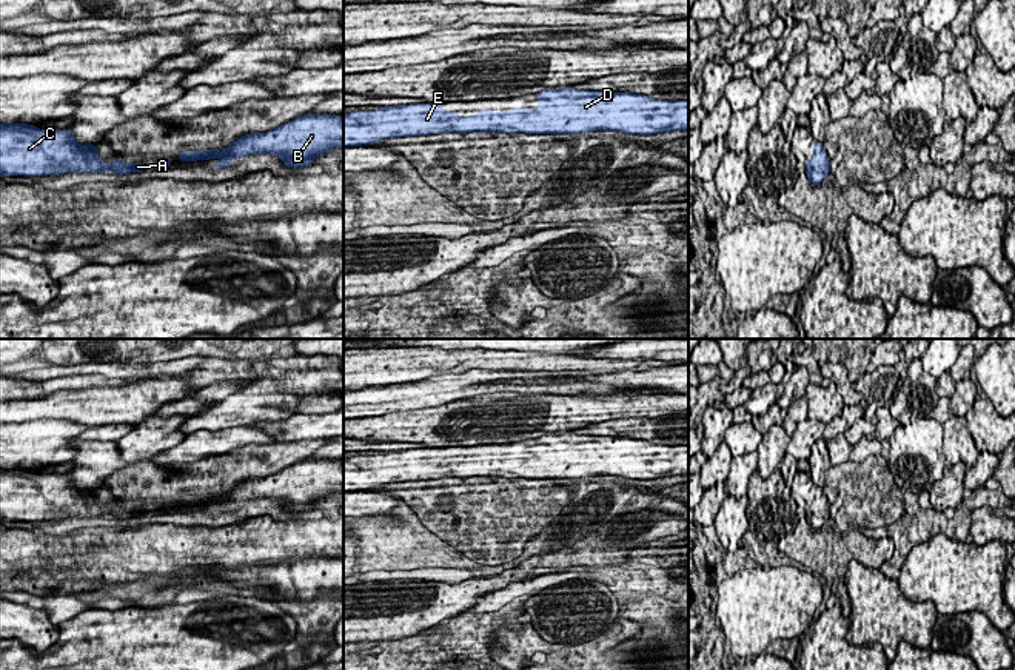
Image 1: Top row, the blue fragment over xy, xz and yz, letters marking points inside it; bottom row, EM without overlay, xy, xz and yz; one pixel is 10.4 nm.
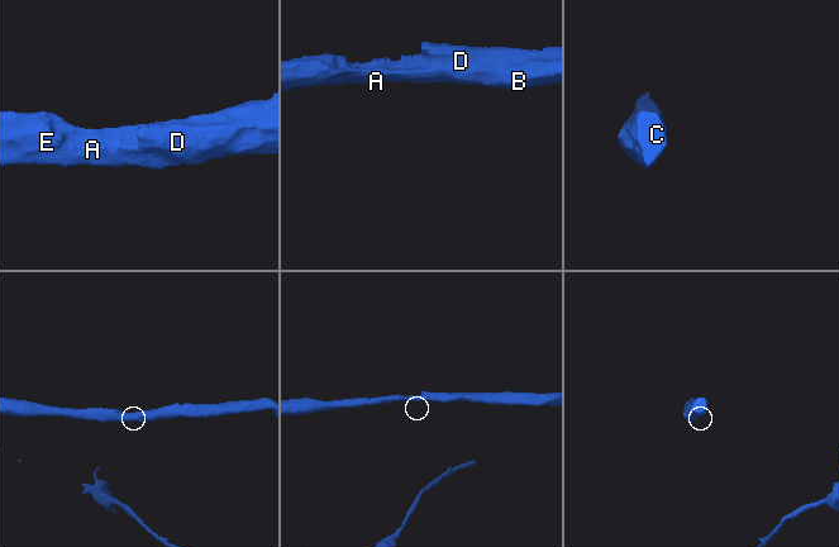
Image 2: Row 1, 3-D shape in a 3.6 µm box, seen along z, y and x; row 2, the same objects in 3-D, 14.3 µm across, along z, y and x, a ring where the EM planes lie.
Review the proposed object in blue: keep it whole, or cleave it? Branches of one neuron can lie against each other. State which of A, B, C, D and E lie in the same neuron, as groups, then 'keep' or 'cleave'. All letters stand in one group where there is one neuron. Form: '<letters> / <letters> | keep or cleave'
A B C D E | keep

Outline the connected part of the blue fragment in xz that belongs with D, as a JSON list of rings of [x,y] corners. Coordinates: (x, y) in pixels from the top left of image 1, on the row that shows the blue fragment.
[[[565,86],[538,92],[538,108],[501,111],[479,109],[476,116],[461,117],[445,111],[441,103],[413,103],[376,111],[343,114],[343,146],[374,145],[382,139],[430,136],[442,132],[508,132],[508,134],[581,134],[593,131],[619,131],[636,136],[682,131],[688,128],[688,100],[655,100],[644,94],[584,91]]]

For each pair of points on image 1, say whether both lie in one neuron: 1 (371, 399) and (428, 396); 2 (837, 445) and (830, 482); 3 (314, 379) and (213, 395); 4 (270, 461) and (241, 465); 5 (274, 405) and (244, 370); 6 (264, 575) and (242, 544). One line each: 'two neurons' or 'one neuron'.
1: one neuron
2: two neurons
3: two neurons
4: one neuron
5: two neurons
6: two neurons

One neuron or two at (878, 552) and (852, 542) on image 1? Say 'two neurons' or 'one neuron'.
one neuron

